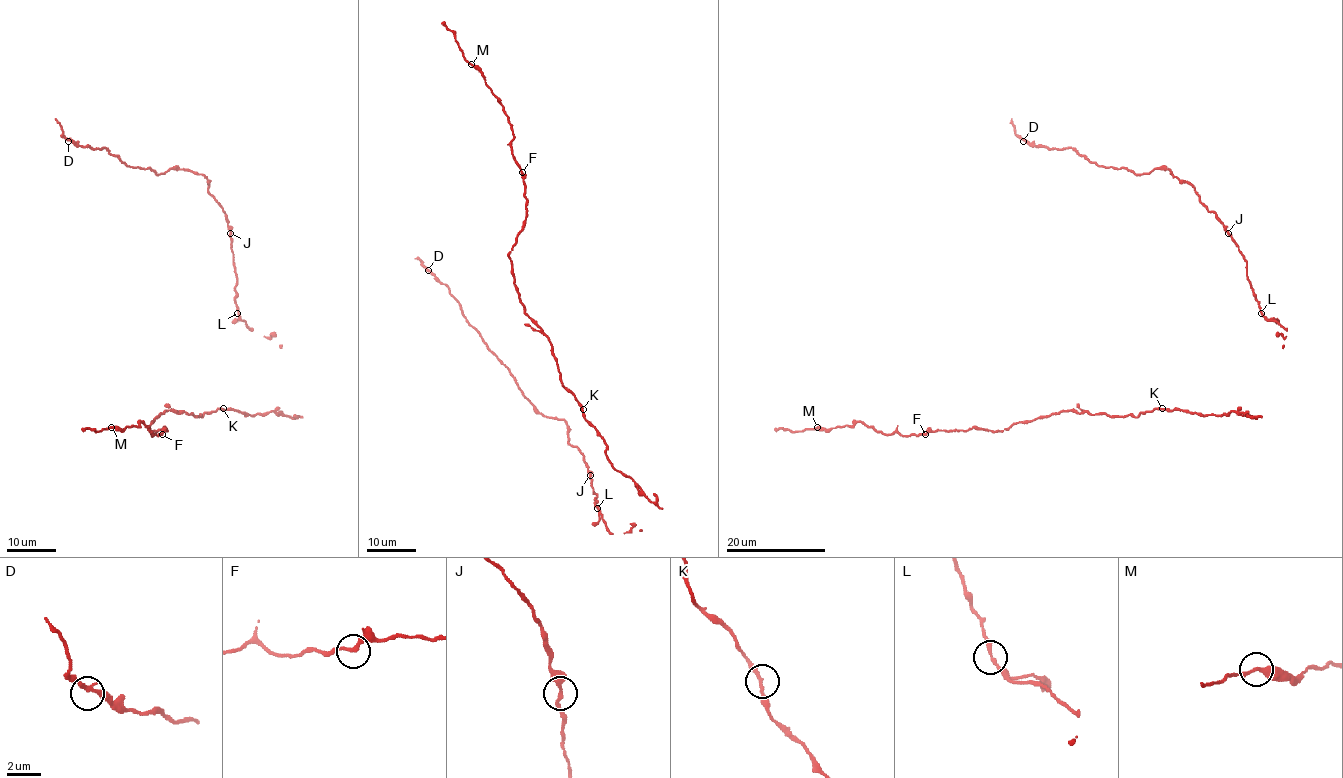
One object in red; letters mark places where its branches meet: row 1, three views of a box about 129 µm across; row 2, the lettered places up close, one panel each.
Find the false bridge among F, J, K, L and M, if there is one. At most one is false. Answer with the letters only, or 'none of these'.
none of these

